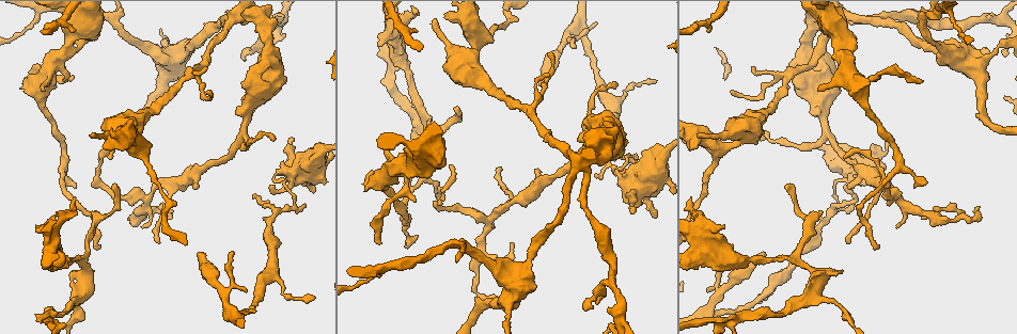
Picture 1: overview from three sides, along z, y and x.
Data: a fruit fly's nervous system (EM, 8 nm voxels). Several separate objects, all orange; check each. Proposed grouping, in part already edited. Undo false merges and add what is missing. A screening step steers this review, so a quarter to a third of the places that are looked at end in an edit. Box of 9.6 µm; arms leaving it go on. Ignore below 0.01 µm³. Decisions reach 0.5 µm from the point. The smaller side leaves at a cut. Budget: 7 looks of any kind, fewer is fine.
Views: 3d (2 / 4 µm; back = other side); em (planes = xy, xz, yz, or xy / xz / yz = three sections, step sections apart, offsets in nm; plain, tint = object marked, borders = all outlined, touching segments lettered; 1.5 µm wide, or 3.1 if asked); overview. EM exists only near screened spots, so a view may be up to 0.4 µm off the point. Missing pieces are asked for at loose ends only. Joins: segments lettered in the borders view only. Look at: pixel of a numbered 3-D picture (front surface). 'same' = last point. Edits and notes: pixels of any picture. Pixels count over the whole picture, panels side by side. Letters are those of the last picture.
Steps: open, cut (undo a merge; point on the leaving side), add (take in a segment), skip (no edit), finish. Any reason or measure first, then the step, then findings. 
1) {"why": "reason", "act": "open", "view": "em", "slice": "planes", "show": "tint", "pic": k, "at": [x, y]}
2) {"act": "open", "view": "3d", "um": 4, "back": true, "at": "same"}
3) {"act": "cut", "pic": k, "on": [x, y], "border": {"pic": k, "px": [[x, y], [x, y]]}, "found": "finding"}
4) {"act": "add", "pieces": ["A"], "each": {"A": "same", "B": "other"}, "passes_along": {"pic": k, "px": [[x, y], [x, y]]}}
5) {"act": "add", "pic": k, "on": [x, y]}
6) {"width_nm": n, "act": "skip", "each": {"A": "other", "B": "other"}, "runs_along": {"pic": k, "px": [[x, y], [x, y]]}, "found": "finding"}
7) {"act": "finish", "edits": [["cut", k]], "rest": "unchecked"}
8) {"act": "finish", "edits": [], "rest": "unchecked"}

{"why": "calibre changes", "act": "open", "view": "em", "slice": "xz", "step": 4, "show": "tint", "pic": 1, "at": [600, 82]}

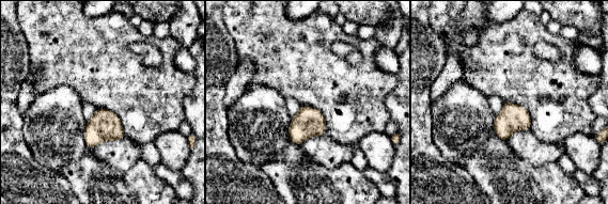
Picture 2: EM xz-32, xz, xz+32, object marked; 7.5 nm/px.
{"act": "open", "view": "em", "slice": "planes", "show": "borders", "at": "same"}

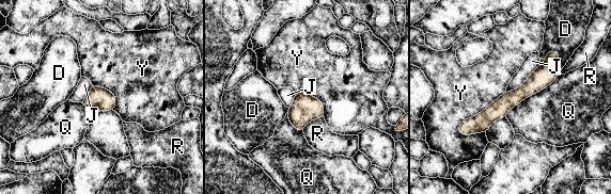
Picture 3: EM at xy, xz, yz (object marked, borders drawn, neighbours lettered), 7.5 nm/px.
{"longest_contact_nm": ["Q", 500], "act": "skip", "each": {"D": "other", "J": "other", "Q": "other", "R": "other", "Y": "other"}, "border": {"pic": 3, "px": [[505, 92], [467, 117], [457, 131]]}, "found": "one neuron here"}

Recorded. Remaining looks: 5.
{"why": "branch stops here", "act": "open", "view": "3d", "um": 4, "pic": 1, "at": [965, 212]}

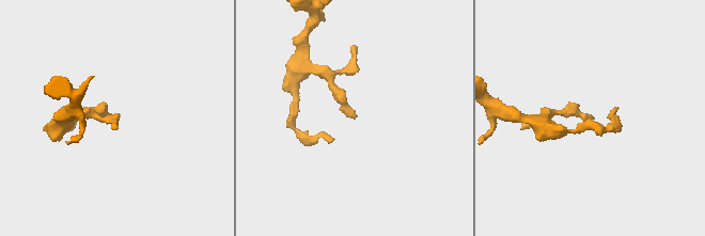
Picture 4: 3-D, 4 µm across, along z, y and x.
{"why": "shape alone is not enough", "act": "open", "view": "em", "slice": "planes", "show": "borders", "pic": 4, "at": [354, 117]}

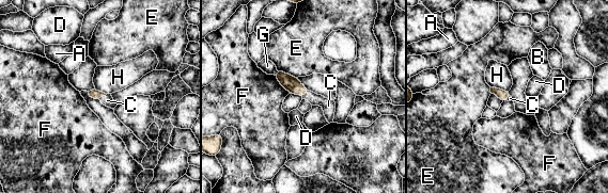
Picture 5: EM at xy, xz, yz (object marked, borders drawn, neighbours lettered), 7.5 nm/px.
{"act": "add", "pic": 5, "on": [107, 100], "each": {"A": "other", "B": "other", "C": "same", "D": "other", "E": "other", "F": "other", "G": "other", "H": "other"}, "passes_along": {"pic": 5, "px": [[94, 94], [103, 95], [107, 100]]}, "found": "it goes on there"}

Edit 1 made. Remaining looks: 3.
{"act": "open", "view": "overview"}

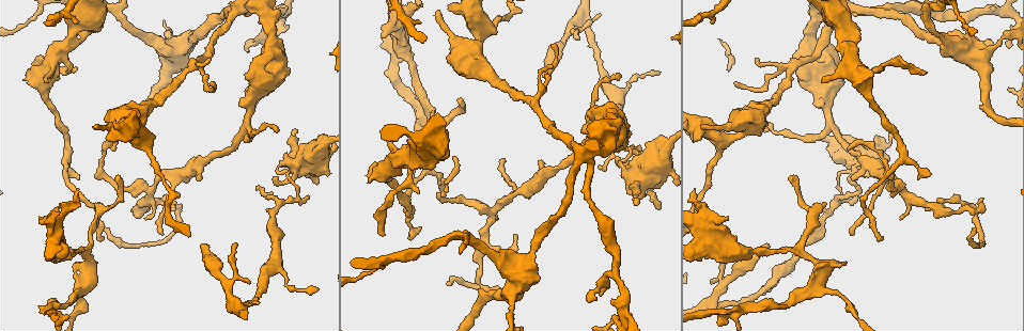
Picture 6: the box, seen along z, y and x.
{"why": "tapers out", "act": "open", "view": "em", "slice": "xy", "step": 8, "show": "tint", "pic": 6, "at": [845, 263]}

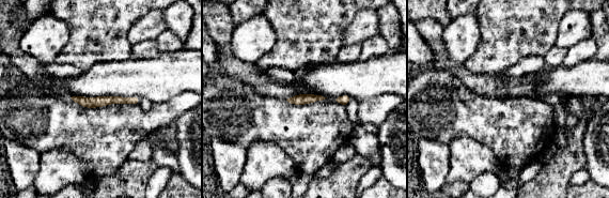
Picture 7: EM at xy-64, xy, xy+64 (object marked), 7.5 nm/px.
{"act": "open", "view": "em", "slice": "xz", "step": 8, "show": "borders", "at": "same"}

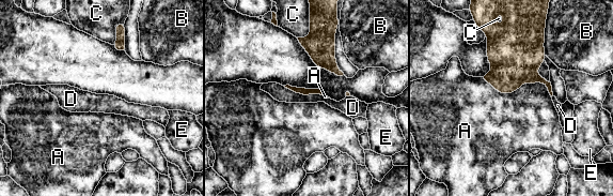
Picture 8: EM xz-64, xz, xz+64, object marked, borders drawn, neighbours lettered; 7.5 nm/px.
{"longest_contact_nm": ["A", 550], "act": "add", "pic": 8, "on": [279, 92], "each": {"A": "other", "B": "other", "C": "other", "D": "same", "E": "other"}, "found": "the neuron continues"}

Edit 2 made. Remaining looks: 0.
{"act": "finish", "edits": [["add", 5], ["add", 8]], "rest": "unchecked"}

